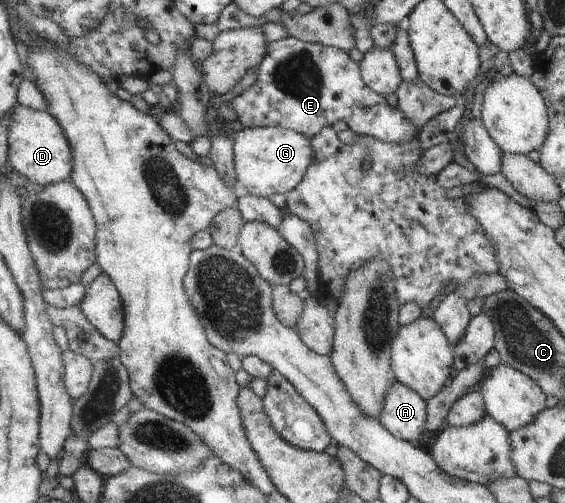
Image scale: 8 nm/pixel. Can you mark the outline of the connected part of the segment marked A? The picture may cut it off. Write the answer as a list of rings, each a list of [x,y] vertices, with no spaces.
[[[396,380],[384,398],[379,420],[398,439],[420,443],[427,431],[427,401]]]

